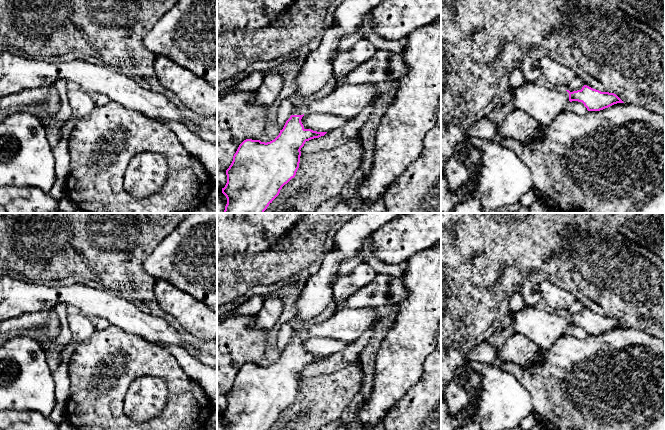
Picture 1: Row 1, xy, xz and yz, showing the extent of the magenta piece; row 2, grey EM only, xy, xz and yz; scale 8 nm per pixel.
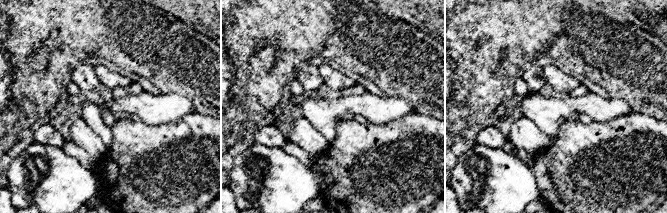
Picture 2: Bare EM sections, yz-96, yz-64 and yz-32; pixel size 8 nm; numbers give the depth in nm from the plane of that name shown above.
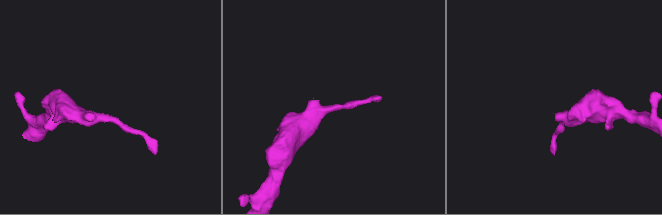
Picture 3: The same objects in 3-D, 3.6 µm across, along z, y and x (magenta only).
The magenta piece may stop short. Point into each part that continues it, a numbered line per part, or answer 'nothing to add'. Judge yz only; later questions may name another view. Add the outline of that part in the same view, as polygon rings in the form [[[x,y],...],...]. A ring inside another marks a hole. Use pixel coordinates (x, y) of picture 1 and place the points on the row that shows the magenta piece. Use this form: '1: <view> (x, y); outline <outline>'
1: yz (543, 104); outline [[[525,81],[513,90],[514,109],[524,111],[541,126],[550,125],[569,104],[566,89],[542,87]]]

